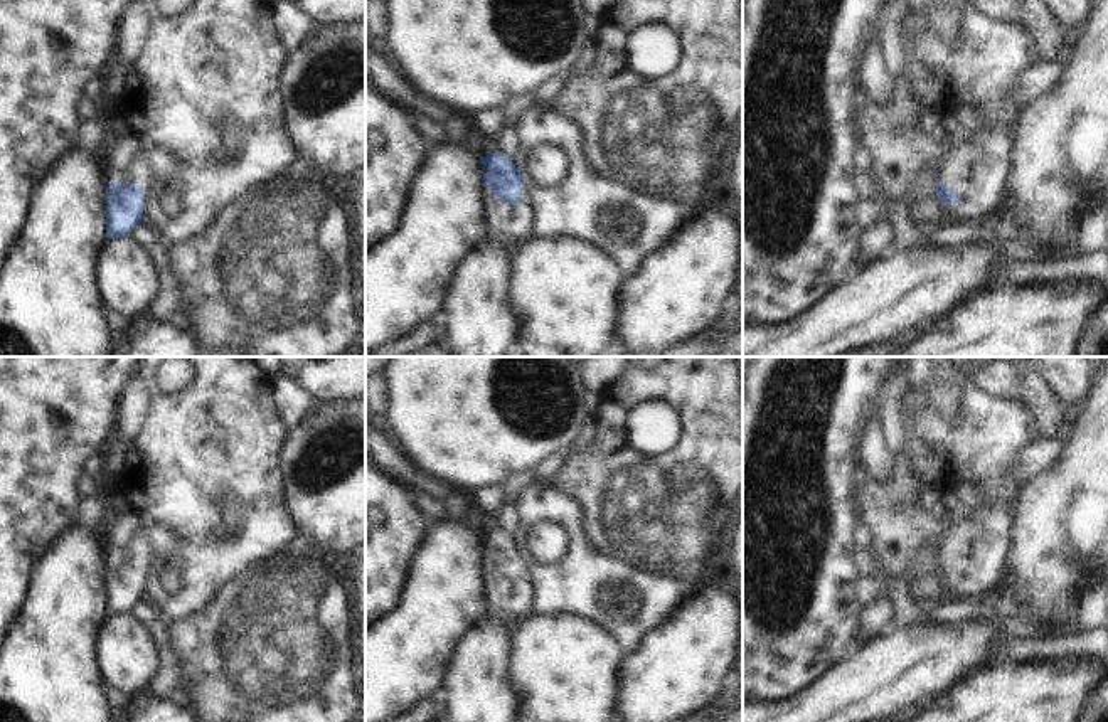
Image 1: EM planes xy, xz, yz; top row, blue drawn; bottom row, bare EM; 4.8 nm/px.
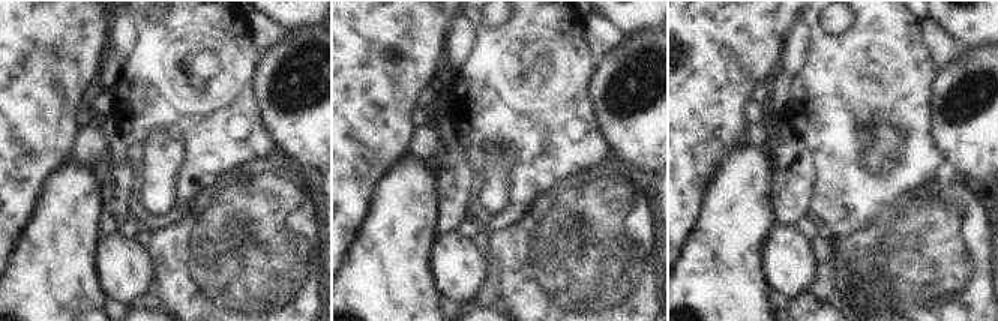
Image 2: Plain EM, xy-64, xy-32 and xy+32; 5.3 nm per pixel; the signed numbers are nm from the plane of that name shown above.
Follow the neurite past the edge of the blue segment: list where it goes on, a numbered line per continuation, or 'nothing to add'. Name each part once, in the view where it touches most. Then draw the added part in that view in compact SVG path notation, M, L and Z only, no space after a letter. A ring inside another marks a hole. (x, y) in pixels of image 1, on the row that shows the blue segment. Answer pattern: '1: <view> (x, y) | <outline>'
1: xy (122, 160) | M115 125L106 131L98 163L108 182L143 185L150 175L146 157L135 135Z

